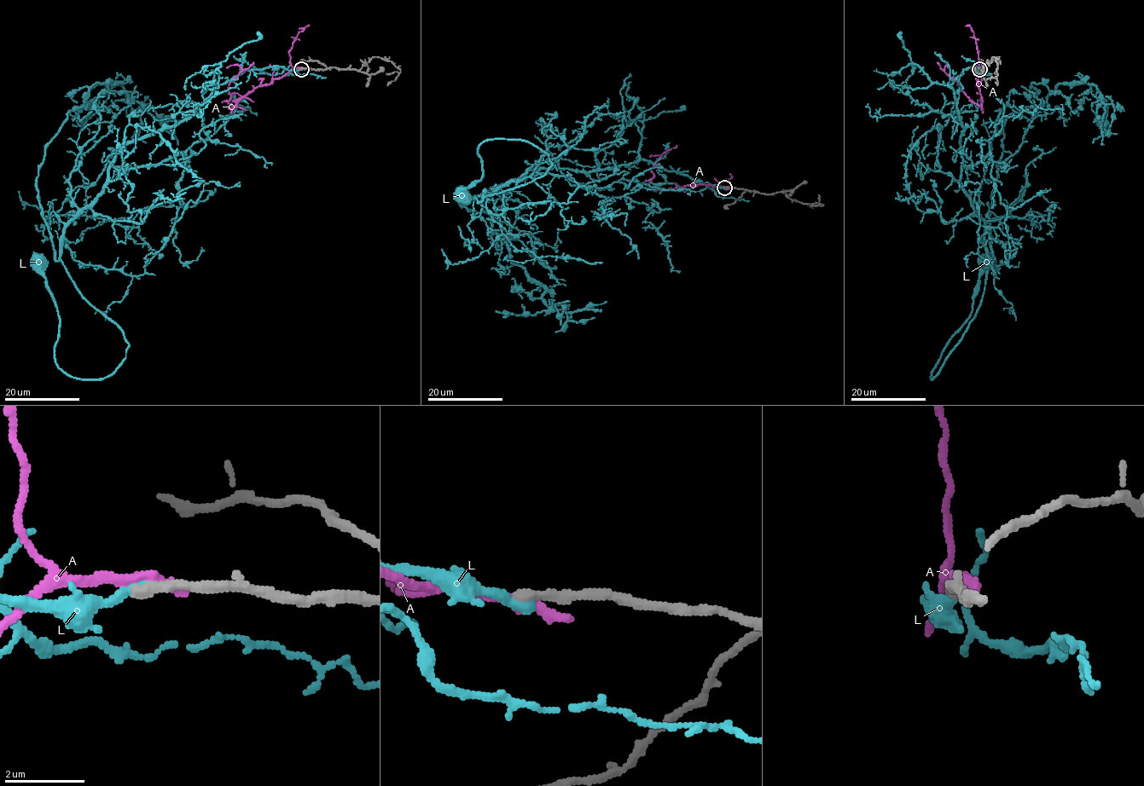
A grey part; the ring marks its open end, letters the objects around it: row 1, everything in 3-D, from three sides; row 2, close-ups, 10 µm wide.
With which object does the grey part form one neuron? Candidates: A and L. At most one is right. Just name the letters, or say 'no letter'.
L

